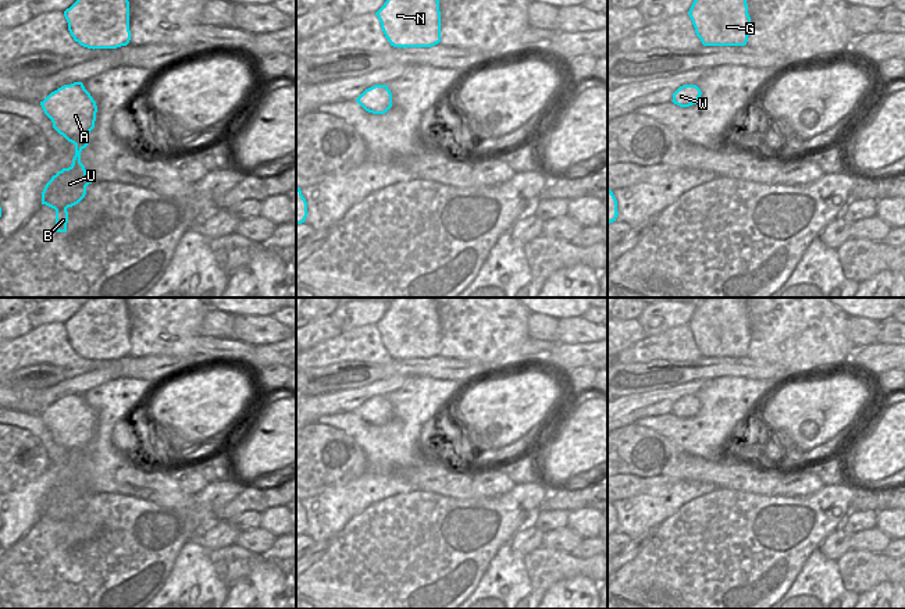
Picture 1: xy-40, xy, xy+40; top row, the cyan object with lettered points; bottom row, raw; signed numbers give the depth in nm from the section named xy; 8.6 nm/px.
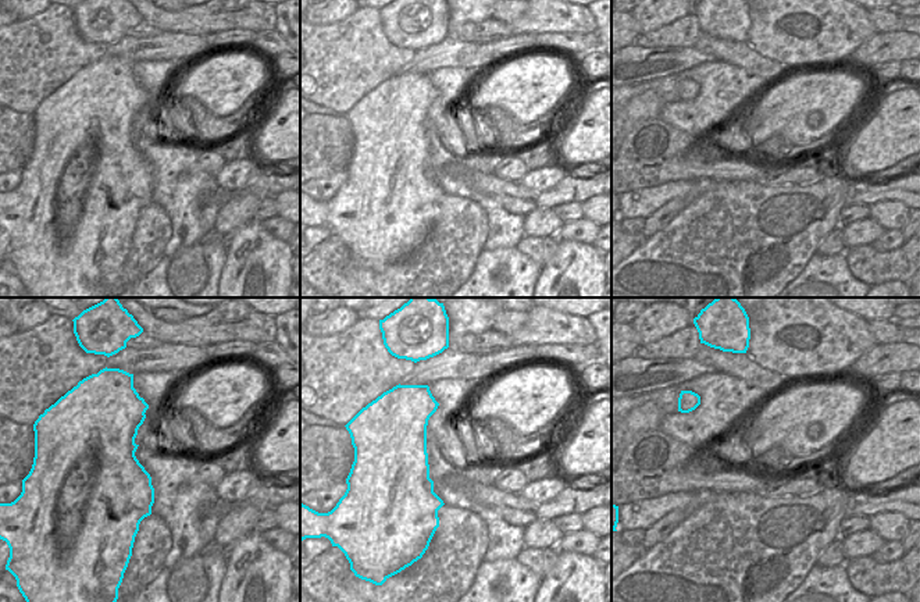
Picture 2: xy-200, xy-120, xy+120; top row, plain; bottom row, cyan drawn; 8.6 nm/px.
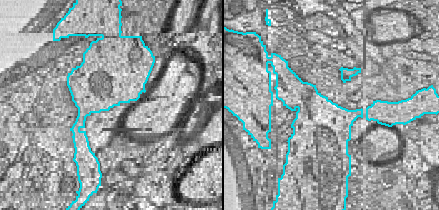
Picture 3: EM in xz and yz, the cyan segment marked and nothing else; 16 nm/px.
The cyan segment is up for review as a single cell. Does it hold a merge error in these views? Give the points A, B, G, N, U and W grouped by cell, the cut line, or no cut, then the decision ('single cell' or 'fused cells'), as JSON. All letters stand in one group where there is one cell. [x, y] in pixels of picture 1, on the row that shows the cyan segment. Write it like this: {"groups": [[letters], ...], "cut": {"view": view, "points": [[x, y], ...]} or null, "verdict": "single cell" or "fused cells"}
{"groups": [["A", "B", "G", "N", "U", "W"]], "cut": null, "verdict": "single cell"}

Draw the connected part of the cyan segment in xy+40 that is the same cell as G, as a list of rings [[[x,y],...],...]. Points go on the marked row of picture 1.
[[[694,0],[688,15],[703,46],[745,46],[748,42],[747,0]]]

